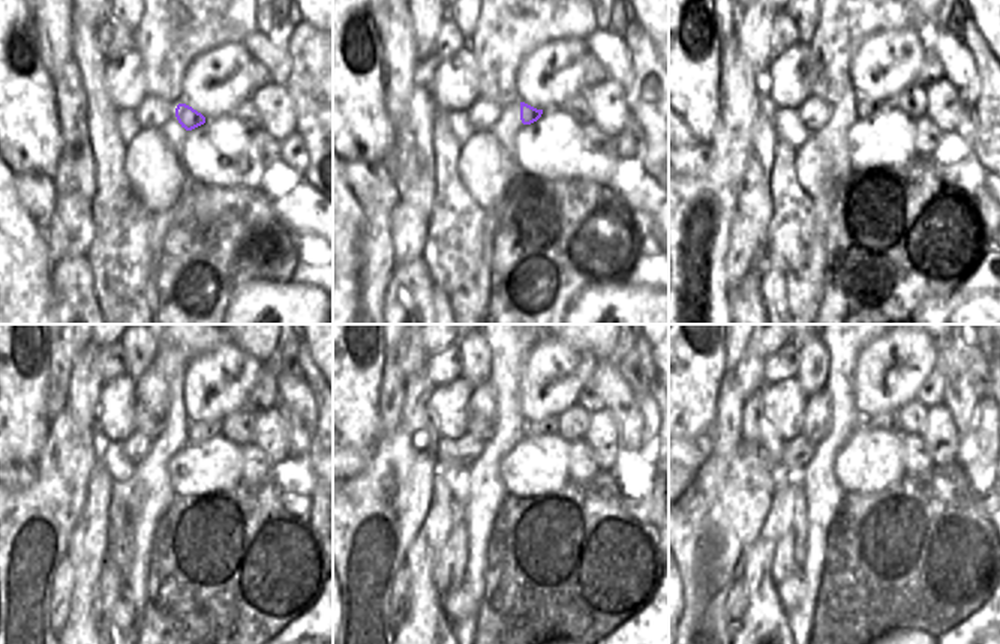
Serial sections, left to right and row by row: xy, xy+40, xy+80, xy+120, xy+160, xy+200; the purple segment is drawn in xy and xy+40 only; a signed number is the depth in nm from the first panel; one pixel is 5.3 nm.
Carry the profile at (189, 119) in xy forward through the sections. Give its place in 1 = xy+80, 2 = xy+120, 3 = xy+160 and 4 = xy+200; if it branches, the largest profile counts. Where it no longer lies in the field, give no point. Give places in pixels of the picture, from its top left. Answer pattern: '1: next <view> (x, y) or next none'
1: next xy+80 (865, 108)
2: next xy+120 (197, 431)
3: next xy+160 (549, 425)
4: next xy+200 (888, 421)

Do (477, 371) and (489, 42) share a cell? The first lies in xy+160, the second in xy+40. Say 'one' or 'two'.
two

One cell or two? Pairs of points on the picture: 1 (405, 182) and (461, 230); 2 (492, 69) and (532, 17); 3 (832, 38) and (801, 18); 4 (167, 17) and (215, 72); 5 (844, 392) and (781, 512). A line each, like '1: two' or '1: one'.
1: two
2: one
3: two
4: two
5: two

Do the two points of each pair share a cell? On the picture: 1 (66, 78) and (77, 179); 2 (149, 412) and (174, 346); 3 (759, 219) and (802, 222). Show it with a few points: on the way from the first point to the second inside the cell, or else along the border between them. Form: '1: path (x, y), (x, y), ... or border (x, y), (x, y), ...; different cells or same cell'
1: path (71, 104), (72, 153); same cell
2: path (152, 395), (156, 377), (167, 362); same cell
3: border (769, 186), (771, 221), (760, 254); different cells

